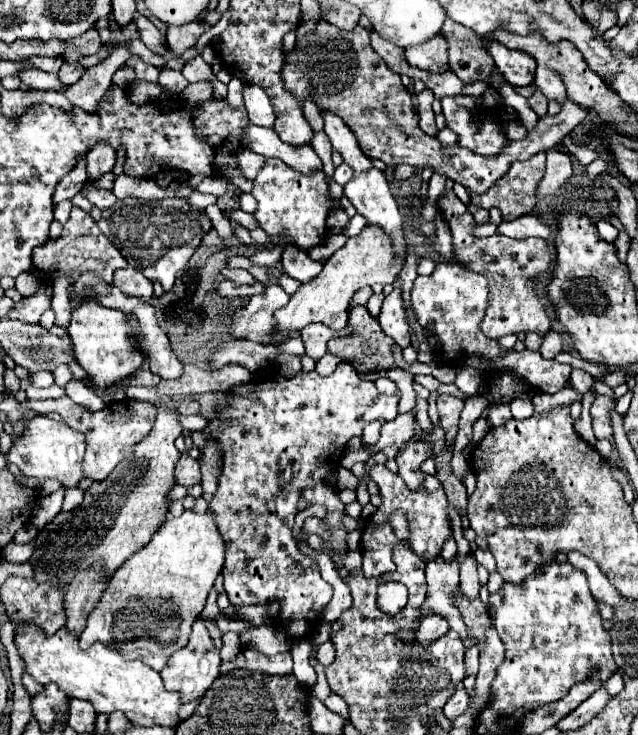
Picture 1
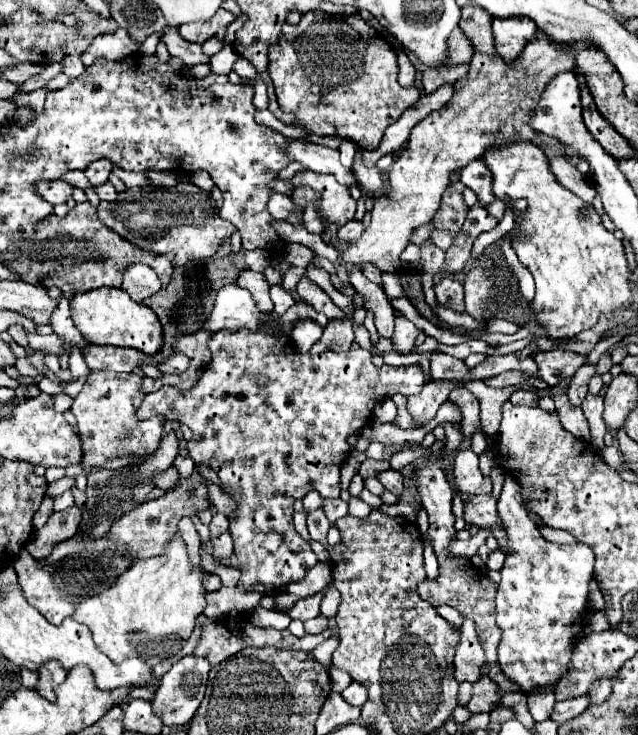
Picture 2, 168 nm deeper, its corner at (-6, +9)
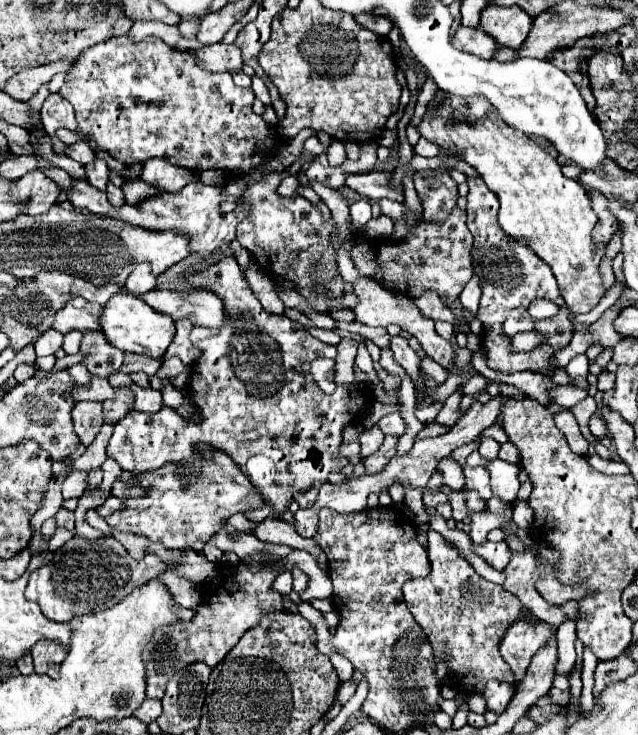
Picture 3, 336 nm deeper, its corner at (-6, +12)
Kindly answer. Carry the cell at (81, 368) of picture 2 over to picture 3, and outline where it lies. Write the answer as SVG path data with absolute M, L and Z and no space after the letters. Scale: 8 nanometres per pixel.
M77 330L69 332L69 334L65 336L65 340L63 340L63 350L65 350L65 354L69 354L69 356L77 354L77 352L79 352L79 344L81 344L81 332L77 332Z

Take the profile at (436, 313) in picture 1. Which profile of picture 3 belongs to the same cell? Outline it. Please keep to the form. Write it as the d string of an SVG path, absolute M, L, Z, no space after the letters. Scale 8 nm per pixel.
M577 354L569 364L567 364L567 374L571 378L587 378L589 376L589 360L585 354Z

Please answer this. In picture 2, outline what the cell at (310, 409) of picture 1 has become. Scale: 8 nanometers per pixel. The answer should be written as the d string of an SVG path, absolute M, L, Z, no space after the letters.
M275 313L263 315L261 323L265 323L265 327L261 331L243 329L213 333L207 343L211 363L203 369L197 385L189 391L177 391L163 385L159 391L145 397L145 403L141 403L137 411L141 419L163 415L167 421L185 423L193 431L191 441L187 441L187 455L195 465L211 467L225 489L235 489L235 485L241 489L241 493L237 493L239 515L237 519L231 519L229 531L235 541L235 555L241 563L239 585L243 587L259 583L265 587L281 587L303 579L307 569L317 563L317 555L293 527L295 497L301 499L311 489L319 491L323 497L335 495L337 489L341 493L339 471L351 451L347 443L349 433L357 433L369 423L375 403L395 393L407 397L417 395L425 385L421 365L375 367L371 351L367 349L353 349L347 353L323 351L313 355L283 347L283 335L273 335L273 319L277 319Z

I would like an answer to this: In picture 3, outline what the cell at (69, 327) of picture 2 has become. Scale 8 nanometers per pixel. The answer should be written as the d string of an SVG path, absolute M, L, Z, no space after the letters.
M101 330L97 332L85 332L81 342L83 360L81 364L97 376L107 378L111 372L117 372L123 364L123 352L113 348L105 336L101 336Z

